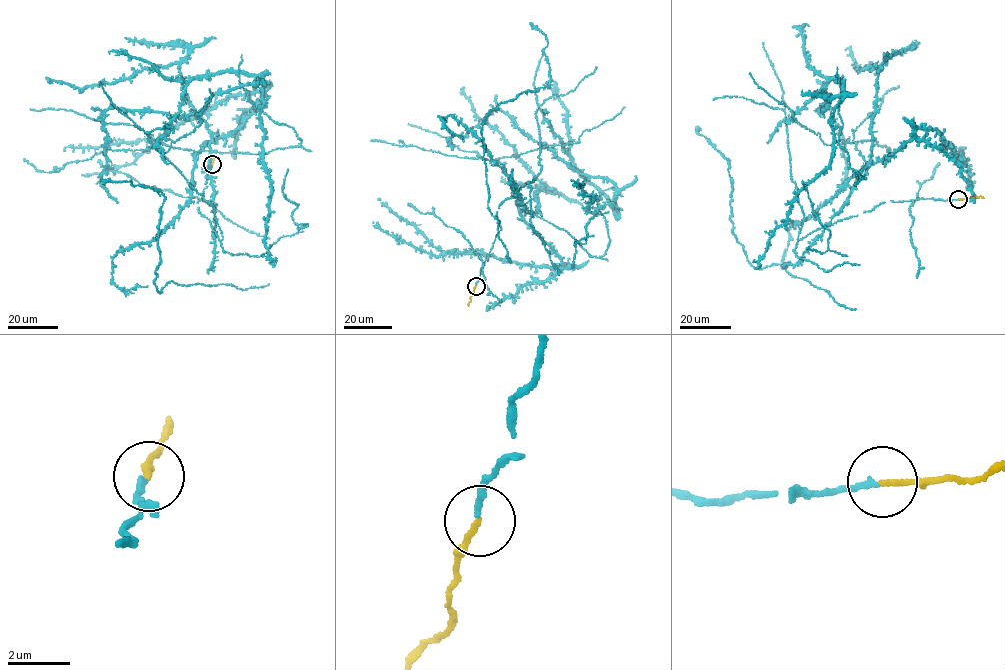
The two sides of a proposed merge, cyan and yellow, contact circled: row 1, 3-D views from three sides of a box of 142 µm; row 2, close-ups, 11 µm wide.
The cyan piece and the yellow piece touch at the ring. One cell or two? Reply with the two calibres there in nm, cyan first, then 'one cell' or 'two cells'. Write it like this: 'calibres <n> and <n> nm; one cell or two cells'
calibres 180 and 170 nm; one cell

